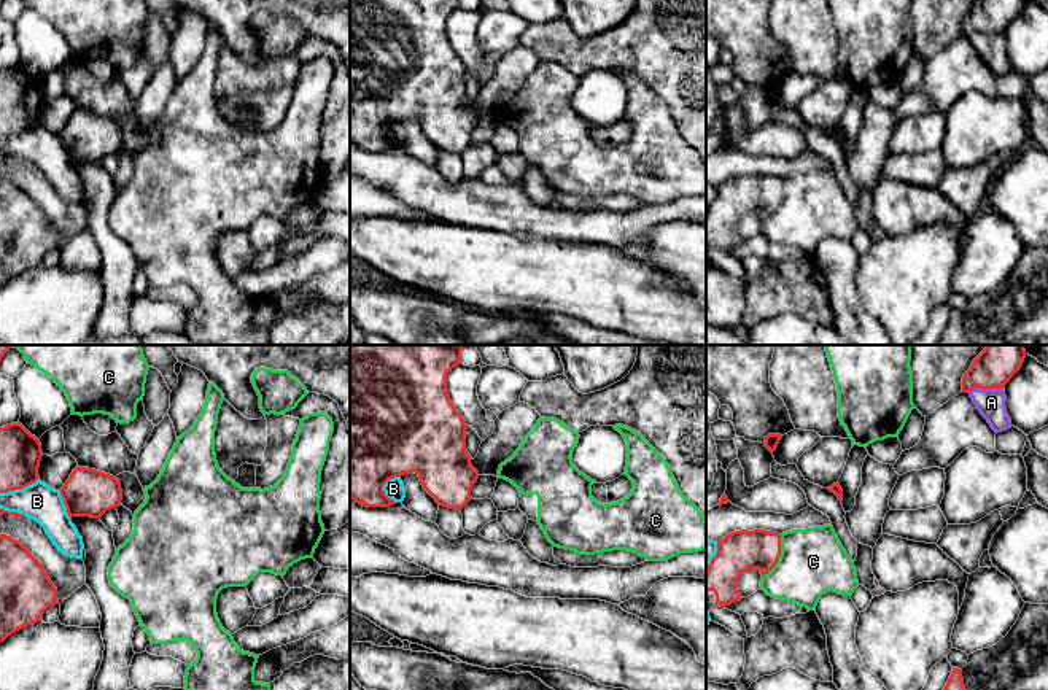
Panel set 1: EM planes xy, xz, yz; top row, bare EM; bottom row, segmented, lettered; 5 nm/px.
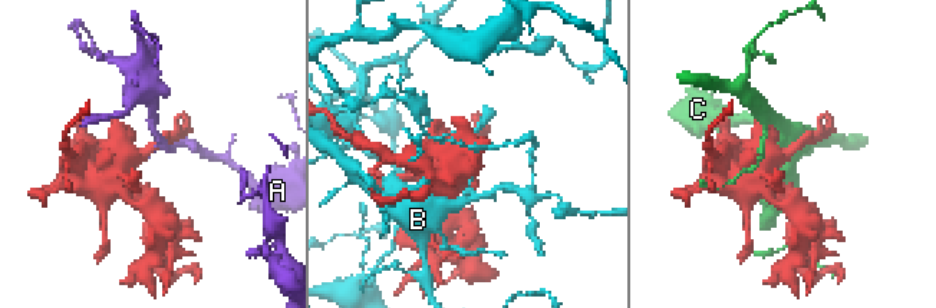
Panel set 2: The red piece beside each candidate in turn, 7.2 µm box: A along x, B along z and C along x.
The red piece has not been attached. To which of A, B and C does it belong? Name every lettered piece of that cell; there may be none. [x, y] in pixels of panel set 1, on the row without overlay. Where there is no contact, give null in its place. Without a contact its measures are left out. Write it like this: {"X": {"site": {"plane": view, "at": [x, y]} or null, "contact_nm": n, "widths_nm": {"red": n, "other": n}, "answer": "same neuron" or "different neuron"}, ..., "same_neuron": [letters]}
{"A": {"site": {"plane": "yz", "at": [985, 32]}, "contact_nm": 180, "widths_nm": {"red": 170, "other": 140}, "answer": "different neuron"}, "B": {"site": {"plane": "xy", "at": [19, 132]}, "contact_nm": 220, "widths_nm": {"red": 200, "other": 190}, "answer": "different neuron"}, "C": {"site": {"plane": "yz", "at": [780, 199]}, "contact_nm": 240, "widths_nm": {"red": 220, "other": 340}, "answer": "different neuron"}, "same_neuron": []}

